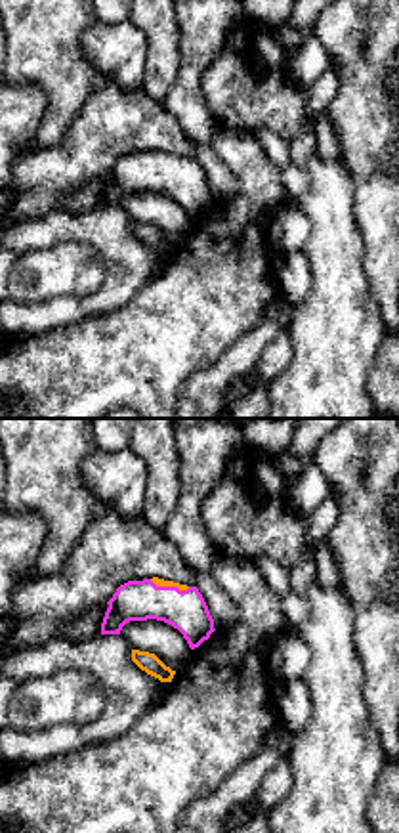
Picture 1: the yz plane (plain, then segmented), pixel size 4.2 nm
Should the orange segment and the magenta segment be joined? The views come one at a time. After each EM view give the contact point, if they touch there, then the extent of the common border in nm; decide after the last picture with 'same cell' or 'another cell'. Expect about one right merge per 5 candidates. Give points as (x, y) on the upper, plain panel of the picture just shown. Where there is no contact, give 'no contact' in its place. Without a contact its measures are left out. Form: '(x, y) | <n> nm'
(170, 157) | 180 nm

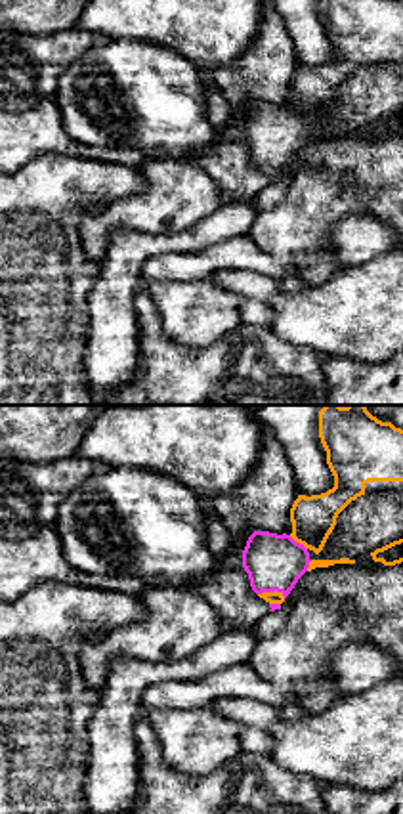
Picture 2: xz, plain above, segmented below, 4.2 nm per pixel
(272, 165) | 120 nm

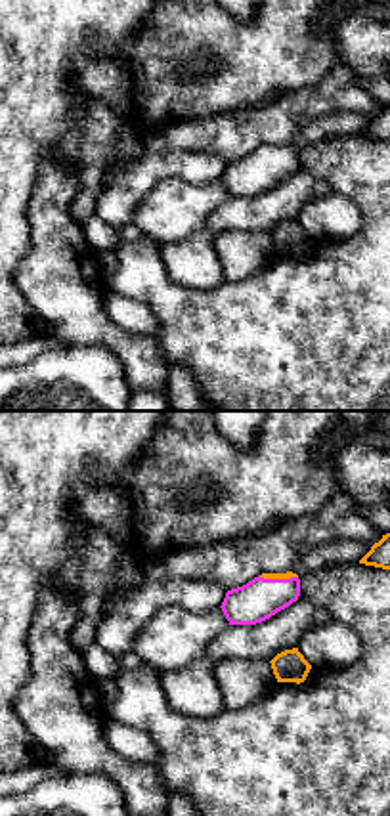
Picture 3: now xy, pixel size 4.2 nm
(278, 150) | 170 nm

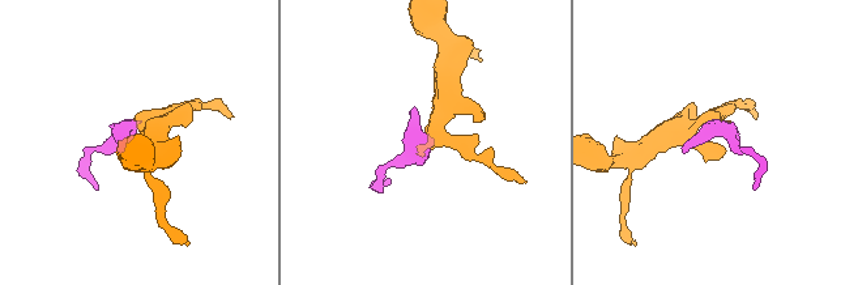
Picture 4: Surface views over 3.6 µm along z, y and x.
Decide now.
same cell

